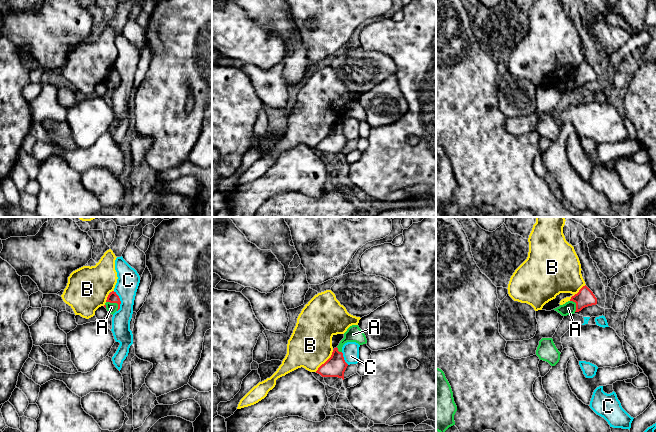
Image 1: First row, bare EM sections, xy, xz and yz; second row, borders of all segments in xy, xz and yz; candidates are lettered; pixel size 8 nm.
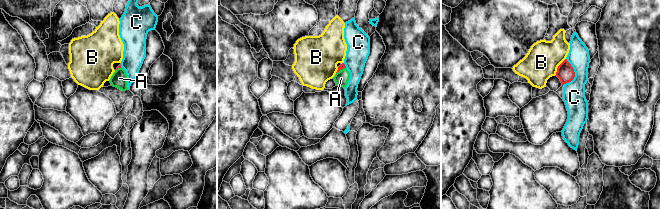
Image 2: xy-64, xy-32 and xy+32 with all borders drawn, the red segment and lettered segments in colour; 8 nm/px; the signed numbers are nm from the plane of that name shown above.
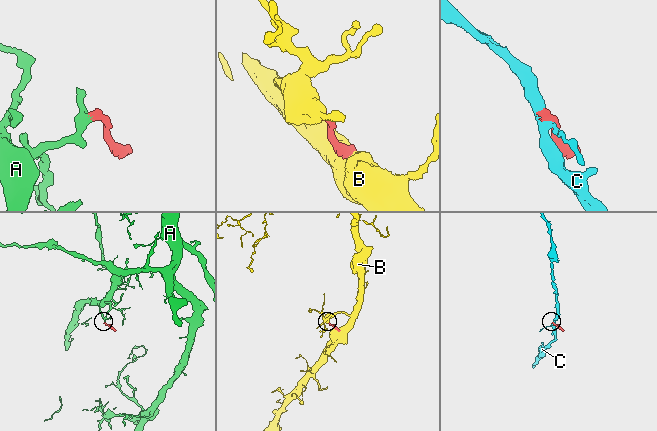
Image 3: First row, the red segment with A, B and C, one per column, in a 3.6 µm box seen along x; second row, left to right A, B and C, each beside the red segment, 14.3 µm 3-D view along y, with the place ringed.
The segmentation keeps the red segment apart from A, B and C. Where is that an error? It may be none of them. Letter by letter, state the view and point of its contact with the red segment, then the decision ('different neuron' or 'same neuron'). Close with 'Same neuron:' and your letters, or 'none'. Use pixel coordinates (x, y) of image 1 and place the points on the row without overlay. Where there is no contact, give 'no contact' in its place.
A: xy (115, 78) | same neuron
B: xz (326, 137) | different neuron
C: xy (120, 77) | different neuron
Same neuron: A

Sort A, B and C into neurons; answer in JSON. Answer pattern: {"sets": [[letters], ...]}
{"sets": [["A"], ["B"], ["C"]]}

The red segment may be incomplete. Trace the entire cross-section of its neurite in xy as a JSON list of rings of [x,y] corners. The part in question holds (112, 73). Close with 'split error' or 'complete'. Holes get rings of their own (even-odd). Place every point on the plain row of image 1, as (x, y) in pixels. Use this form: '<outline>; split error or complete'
[[[112,67],[108,71],[104,83],[107,85],[108,89],[113,91],[116,87],[120,85],[120,80],[121,77],[119,72],[116,70],[116,68]]]; split error

